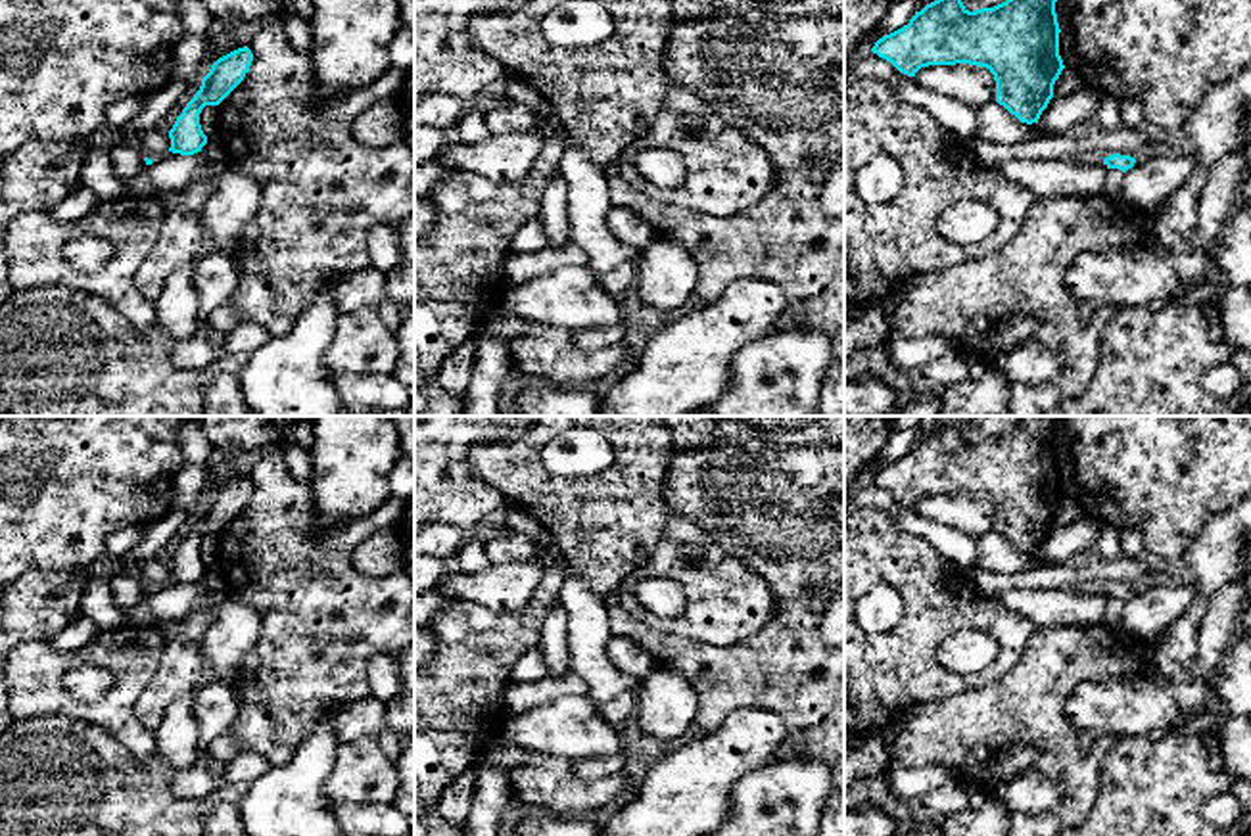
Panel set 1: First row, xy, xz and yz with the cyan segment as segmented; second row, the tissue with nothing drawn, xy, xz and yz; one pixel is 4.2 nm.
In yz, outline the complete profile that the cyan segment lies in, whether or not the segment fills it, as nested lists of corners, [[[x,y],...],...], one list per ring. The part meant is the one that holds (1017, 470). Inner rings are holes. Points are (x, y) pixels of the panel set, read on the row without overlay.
[[[1019,416],[1017,424],[994,437],[969,441],[961,426],[927,433],[902,458],[885,464],[871,477],[900,502],[915,506],[921,497],[969,493],[986,497],[996,510],[996,531],[1021,552],[1038,552],[1053,527],[1053,514],[1065,499],[1059,485],[1057,420],[1065,416]]]

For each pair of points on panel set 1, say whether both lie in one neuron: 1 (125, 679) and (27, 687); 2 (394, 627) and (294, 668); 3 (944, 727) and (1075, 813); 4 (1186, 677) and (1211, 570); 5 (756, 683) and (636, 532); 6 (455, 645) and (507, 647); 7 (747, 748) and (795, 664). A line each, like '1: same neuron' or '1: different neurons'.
1: same neuron
2: same neuron
3: same neuron
4: same neuron
5: different neurons
6: same neuron
7: different neurons

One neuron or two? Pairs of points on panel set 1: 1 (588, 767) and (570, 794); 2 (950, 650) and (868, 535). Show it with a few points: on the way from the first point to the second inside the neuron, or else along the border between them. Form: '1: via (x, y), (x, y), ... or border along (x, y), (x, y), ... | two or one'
1: border along (570, 766), (582, 779), (603, 779), (620, 773) | two
2: border along (989, 633), (952, 633), (941, 645), (937, 660) | two

